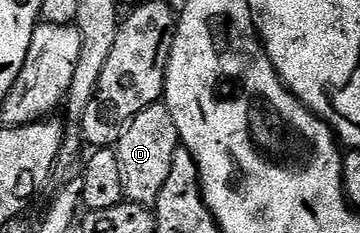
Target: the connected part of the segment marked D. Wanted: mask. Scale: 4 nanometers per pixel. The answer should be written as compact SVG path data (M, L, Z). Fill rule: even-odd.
M163 101L142 108L129 122L121 126L114 149L120 187L127 201L141 204L155 203L158 192L170 172L170 160L178 149L179 141L180 137L174 128L174 120Z

